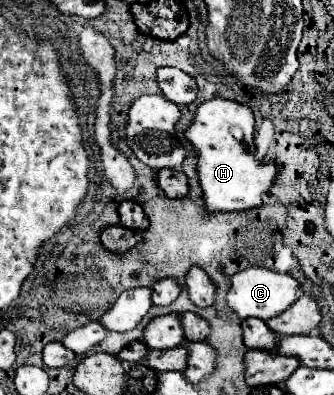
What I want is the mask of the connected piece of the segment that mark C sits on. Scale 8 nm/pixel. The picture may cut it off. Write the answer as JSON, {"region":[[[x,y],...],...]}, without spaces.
{"region":[[[250,266],[232,276],[230,290],[226,294],[226,306],[232,312],[236,312],[236,316],[240,316],[242,320],[244,318],[268,320],[290,308],[298,300],[298,296],[300,296],[300,284],[290,274],[280,274],[274,270]]]}

